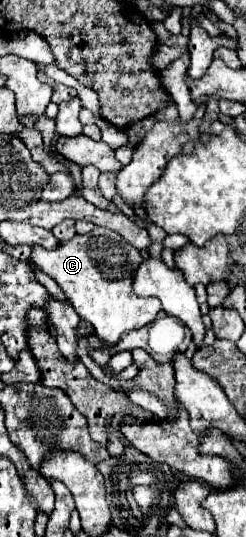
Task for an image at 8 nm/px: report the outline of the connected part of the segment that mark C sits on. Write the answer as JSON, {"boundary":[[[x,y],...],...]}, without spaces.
{"boundary":[[[95,227],[91,233],[75,235],[55,249],[31,245],[31,259],[43,273],[57,281],[77,315],[89,321],[95,327],[95,335],[107,345],[119,343],[121,335],[131,329],[149,325],[161,311],[157,299],[143,299],[133,293],[133,269],[141,263],[141,253],[111,229]]]}

